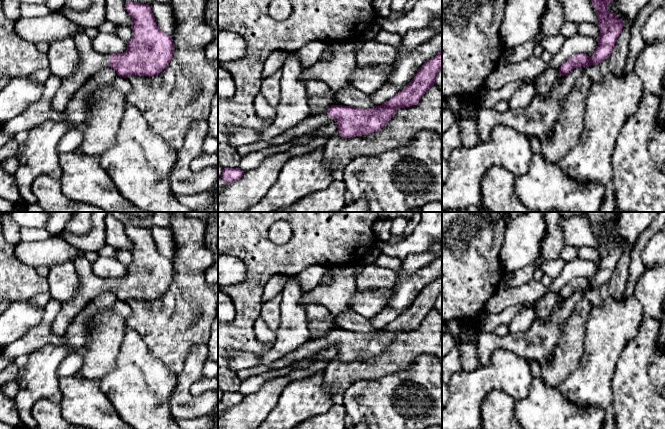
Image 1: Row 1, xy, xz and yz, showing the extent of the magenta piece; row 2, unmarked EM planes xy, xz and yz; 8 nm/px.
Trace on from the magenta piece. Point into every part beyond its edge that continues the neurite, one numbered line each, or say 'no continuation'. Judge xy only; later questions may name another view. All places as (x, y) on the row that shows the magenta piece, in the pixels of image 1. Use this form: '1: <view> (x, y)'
1: xy (90, 61)

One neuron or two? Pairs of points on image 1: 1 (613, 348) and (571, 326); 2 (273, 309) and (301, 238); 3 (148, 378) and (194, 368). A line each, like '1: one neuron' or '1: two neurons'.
1: two neurons
2: two neurons
3: two neurons

